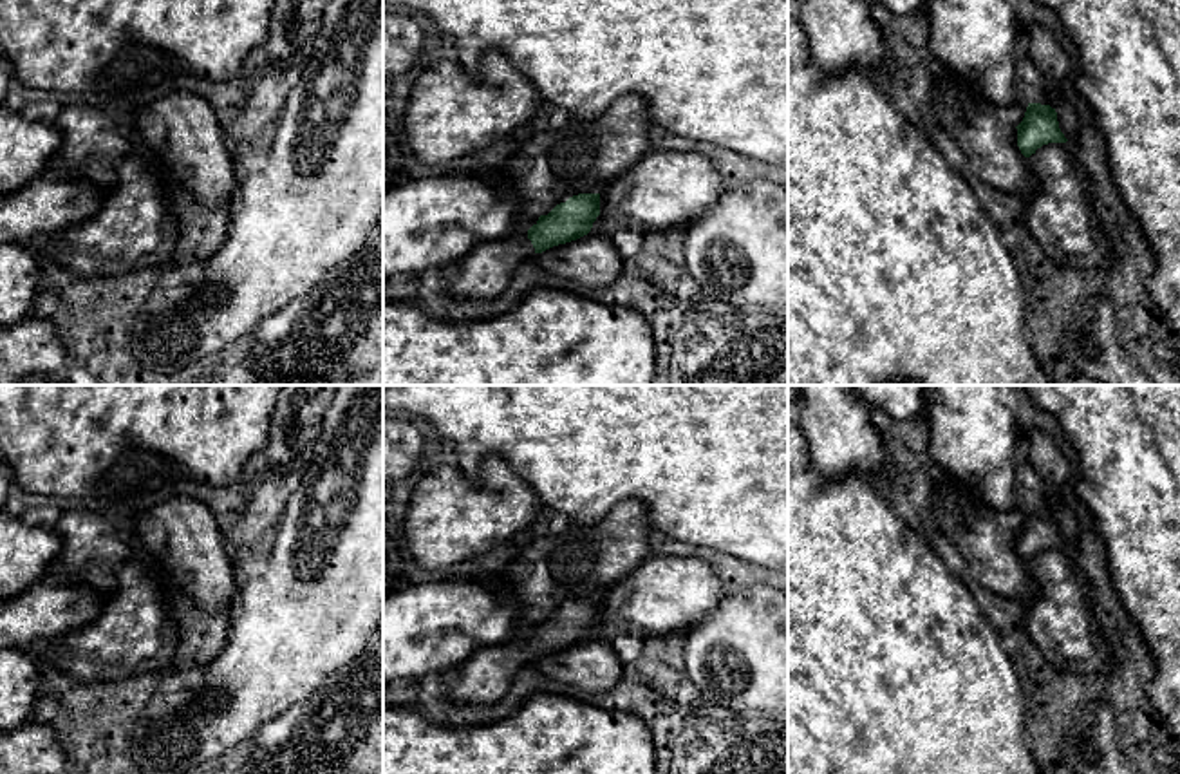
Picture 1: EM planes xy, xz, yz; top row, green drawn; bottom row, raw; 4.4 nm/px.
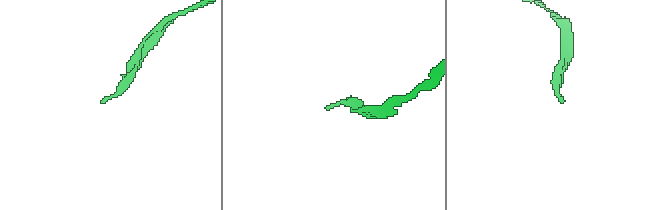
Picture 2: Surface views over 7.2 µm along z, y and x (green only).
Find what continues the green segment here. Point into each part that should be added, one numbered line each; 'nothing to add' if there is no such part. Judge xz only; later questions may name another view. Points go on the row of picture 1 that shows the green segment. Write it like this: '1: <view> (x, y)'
1: xz (486, 272)

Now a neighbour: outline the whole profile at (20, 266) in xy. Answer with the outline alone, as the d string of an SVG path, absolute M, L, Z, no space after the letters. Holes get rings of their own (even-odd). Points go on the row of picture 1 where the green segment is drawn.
M31 244L0 246L0 326L22 320L40 289L42 257Z

